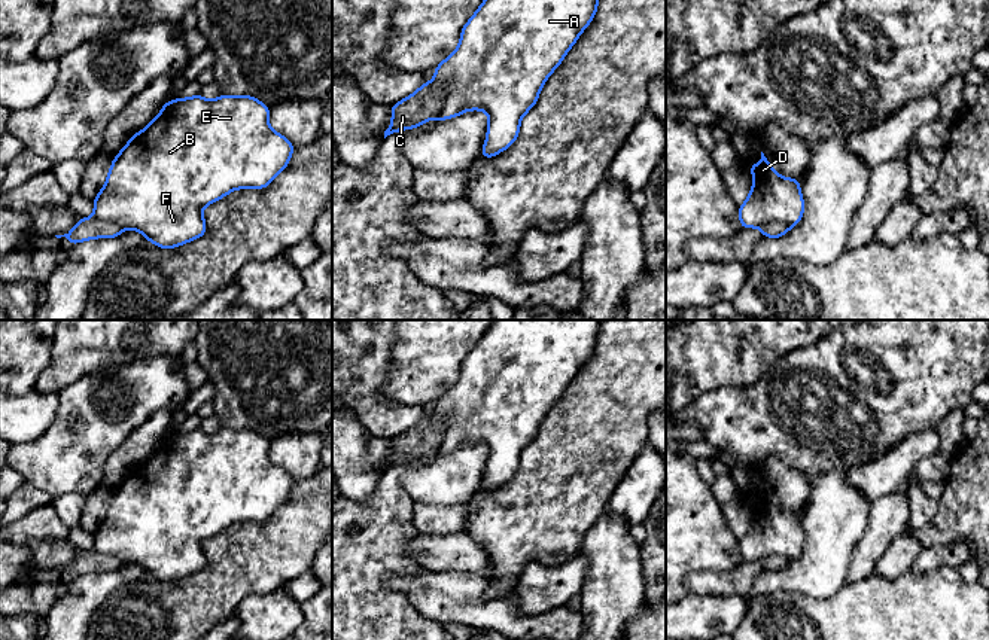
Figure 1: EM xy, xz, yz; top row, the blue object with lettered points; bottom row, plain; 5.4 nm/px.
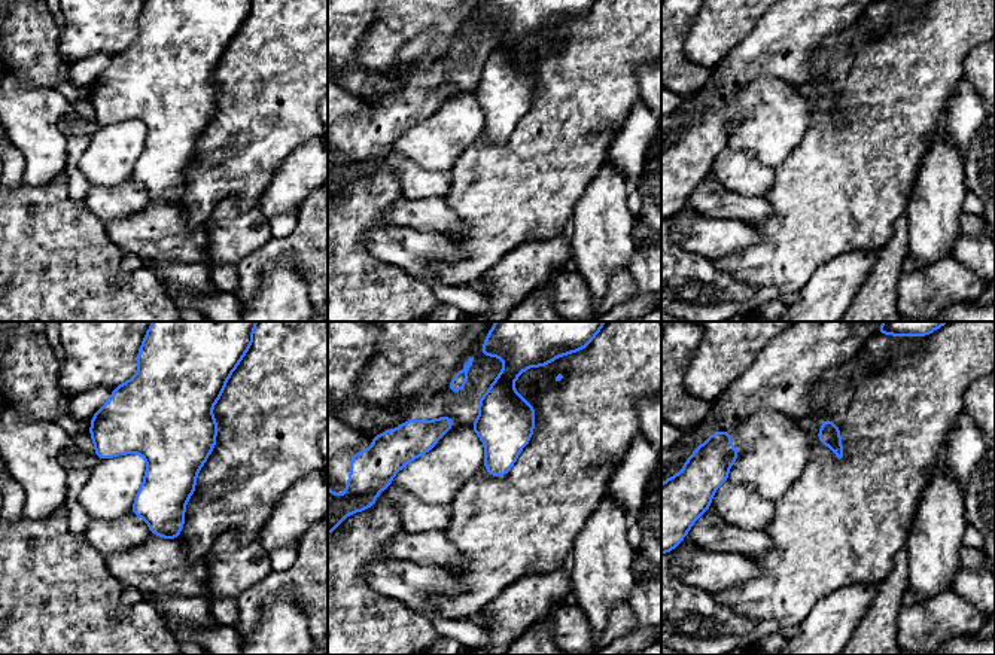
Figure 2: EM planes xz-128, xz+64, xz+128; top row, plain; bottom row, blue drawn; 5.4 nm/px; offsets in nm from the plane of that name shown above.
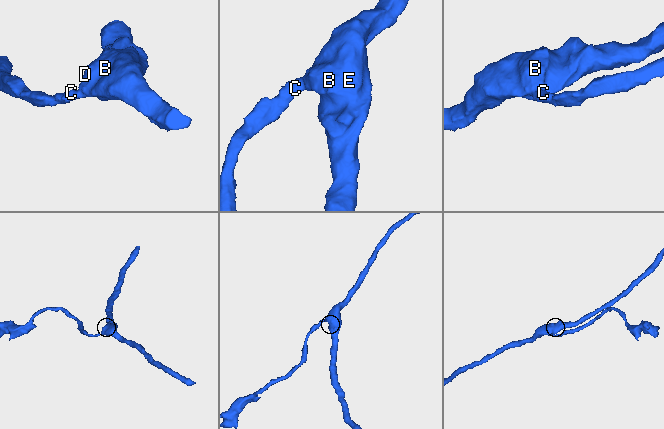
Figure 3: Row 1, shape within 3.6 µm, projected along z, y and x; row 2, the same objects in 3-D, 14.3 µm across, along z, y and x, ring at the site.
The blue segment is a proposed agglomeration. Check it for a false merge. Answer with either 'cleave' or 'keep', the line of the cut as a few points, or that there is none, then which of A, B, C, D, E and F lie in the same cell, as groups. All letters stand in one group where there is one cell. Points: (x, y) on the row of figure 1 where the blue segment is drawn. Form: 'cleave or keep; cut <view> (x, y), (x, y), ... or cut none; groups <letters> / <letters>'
cleave; cut xz (431, 82), (444, 93), (443, 106), (437, 118); groups A B D E F / C

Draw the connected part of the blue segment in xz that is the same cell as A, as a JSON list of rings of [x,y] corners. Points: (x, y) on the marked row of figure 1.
[[[484,0],[460,33],[459,46],[435,67],[432,85],[445,92],[438,119],[468,110],[489,115],[481,149],[493,158],[512,146],[523,116],[535,106],[548,76],[593,21],[599,0]]]

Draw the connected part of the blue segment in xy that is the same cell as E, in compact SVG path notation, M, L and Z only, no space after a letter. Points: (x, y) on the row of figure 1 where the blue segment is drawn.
M197 94L167 101L158 116L134 134L112 161L107 180L94 199L94 217L122 229L140 231L161 249L173 249L203 237L207 231L203 217L206 205L235 189L265 189L287 167L295 147L270 127L268 116L270 107L250 95L222 94L216 100L206 100Z

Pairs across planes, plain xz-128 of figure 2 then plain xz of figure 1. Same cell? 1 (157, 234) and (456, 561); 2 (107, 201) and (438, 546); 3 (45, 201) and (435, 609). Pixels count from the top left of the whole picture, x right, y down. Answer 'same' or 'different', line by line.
1: same
2: different
3: different

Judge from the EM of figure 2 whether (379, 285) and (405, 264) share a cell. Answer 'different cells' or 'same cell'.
different cells

